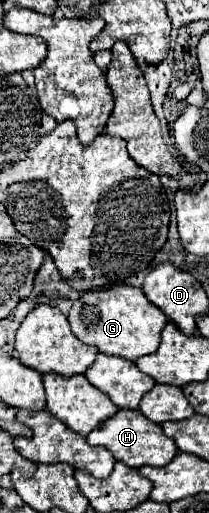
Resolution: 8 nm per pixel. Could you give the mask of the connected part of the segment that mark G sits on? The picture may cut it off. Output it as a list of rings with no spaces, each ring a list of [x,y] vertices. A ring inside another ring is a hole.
[[[116,285],[112,289],[88,291],[74,301],[68,315],[72,333],[82,343],[92,343],[100,353],[118,355],[128,361],[136,361],[142,355],[150,355],[160,345],[160,333],[168,323],[166,315],[152,305],[144,291],[130,285]]]

